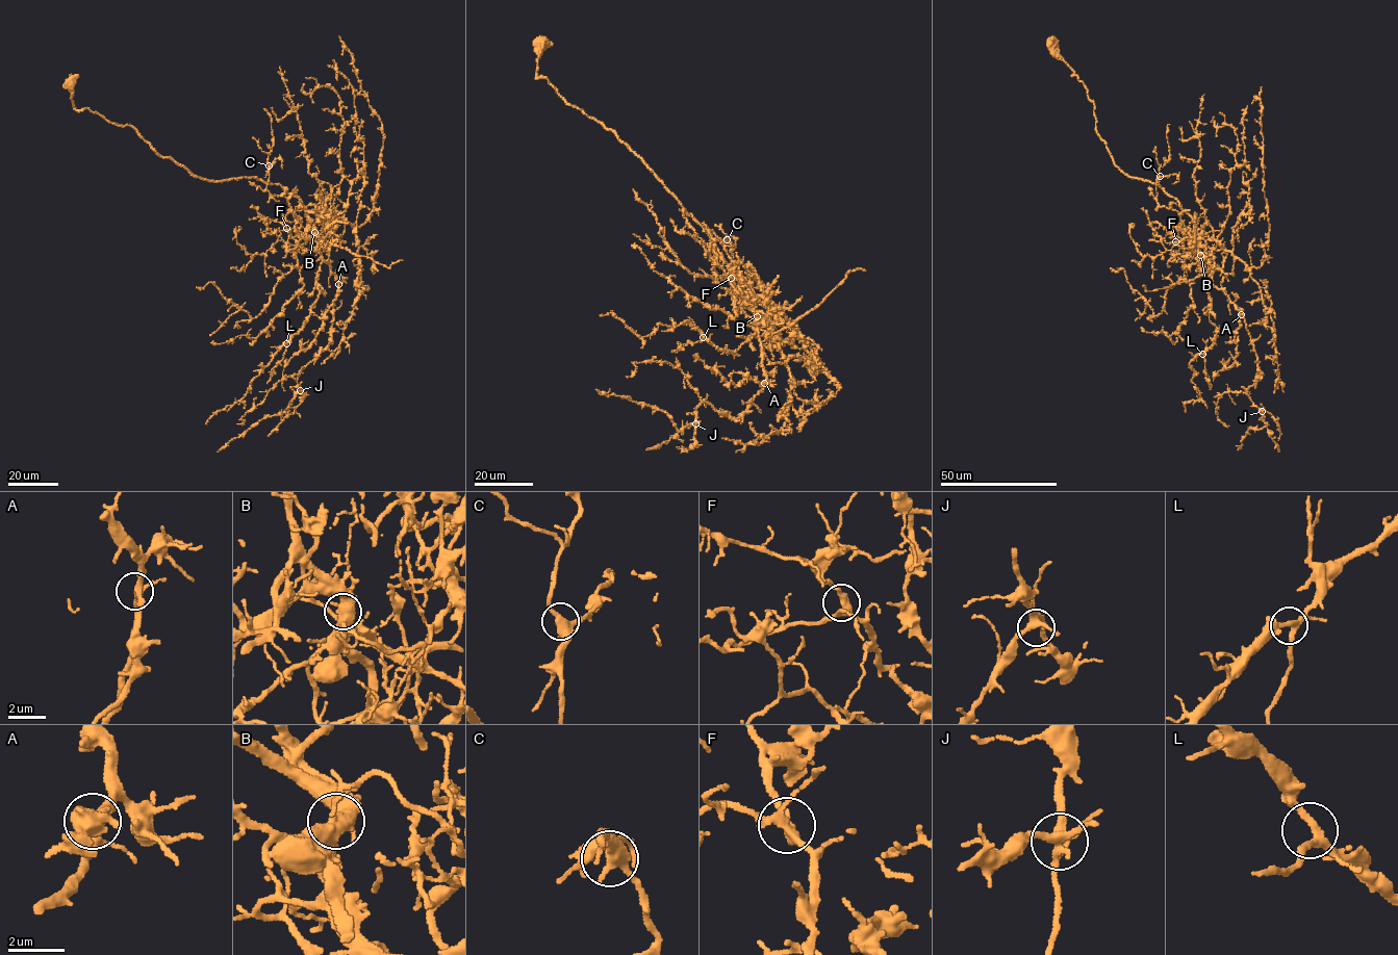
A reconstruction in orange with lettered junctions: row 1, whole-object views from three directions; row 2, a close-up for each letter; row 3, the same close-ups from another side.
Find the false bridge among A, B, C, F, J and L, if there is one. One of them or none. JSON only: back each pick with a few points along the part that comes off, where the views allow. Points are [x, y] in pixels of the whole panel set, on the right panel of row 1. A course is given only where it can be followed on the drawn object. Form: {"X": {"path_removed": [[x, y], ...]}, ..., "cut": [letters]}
{"B": {"path_removed": [[1200, 255], [1210, 263], [1208, 272], [1153, 291], [1147, 291], [1144, 285]]}, "cut": ["B"]}

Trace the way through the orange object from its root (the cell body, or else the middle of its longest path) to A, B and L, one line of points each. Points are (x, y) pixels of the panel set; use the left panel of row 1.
A: (69, 82), (75, 108), (130, 126), (196, 176), (254, 176), (300, 200), (338, 284)
B: (69, 82), (75, 108), (130, 126), (196, 176), (277, 183), (300, 200), (314, 232)
L: (69, 82), (75, 108), (130, 126), (196, 176), (254, 176), (300, 200), (319, 240), (319, 295), (286, 343)

